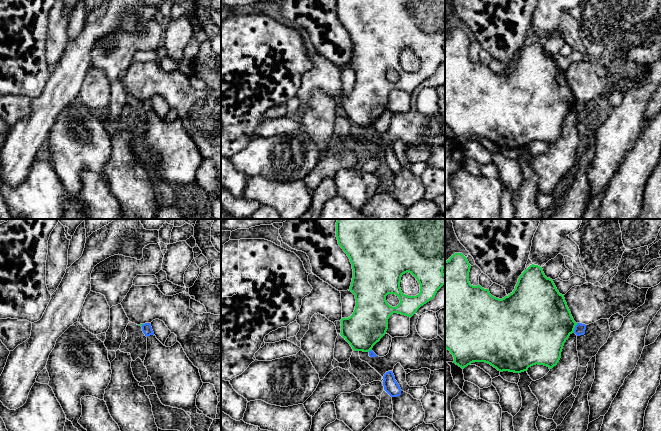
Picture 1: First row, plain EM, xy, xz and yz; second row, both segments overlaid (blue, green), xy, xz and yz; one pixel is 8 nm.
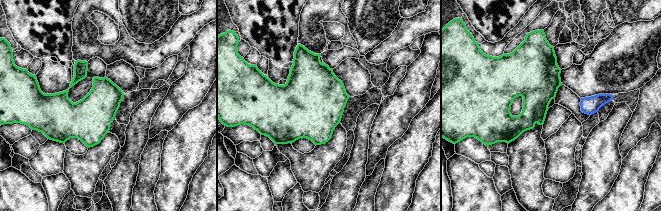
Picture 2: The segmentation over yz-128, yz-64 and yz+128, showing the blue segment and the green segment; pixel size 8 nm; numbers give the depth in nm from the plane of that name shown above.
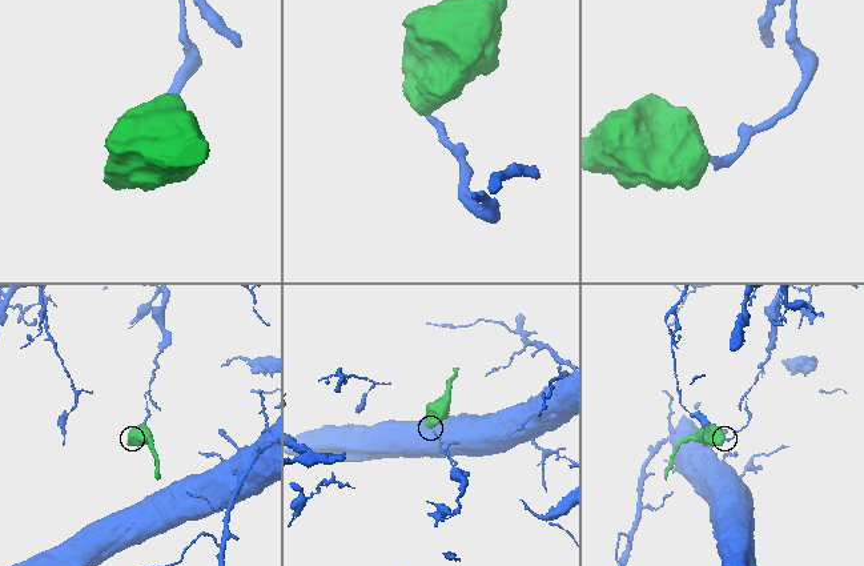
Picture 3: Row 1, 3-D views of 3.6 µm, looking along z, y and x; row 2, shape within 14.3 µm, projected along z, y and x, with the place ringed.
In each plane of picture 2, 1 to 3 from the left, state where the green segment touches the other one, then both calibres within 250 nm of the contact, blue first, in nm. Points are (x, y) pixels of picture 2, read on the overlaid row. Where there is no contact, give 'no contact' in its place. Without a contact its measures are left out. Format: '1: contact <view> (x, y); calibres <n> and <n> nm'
1: no contact
2: no contact
3: no contact

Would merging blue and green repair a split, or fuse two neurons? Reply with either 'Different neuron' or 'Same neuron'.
Different neuron

